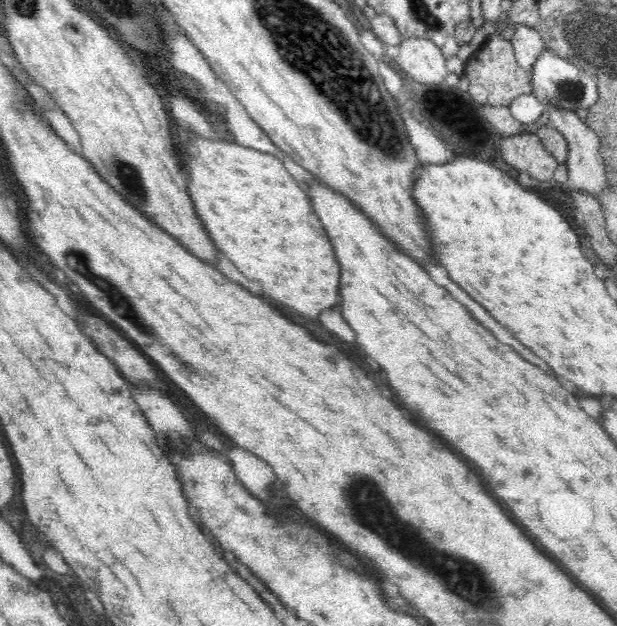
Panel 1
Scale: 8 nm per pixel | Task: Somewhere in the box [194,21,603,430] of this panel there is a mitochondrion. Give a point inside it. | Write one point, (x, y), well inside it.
(570, 91)

